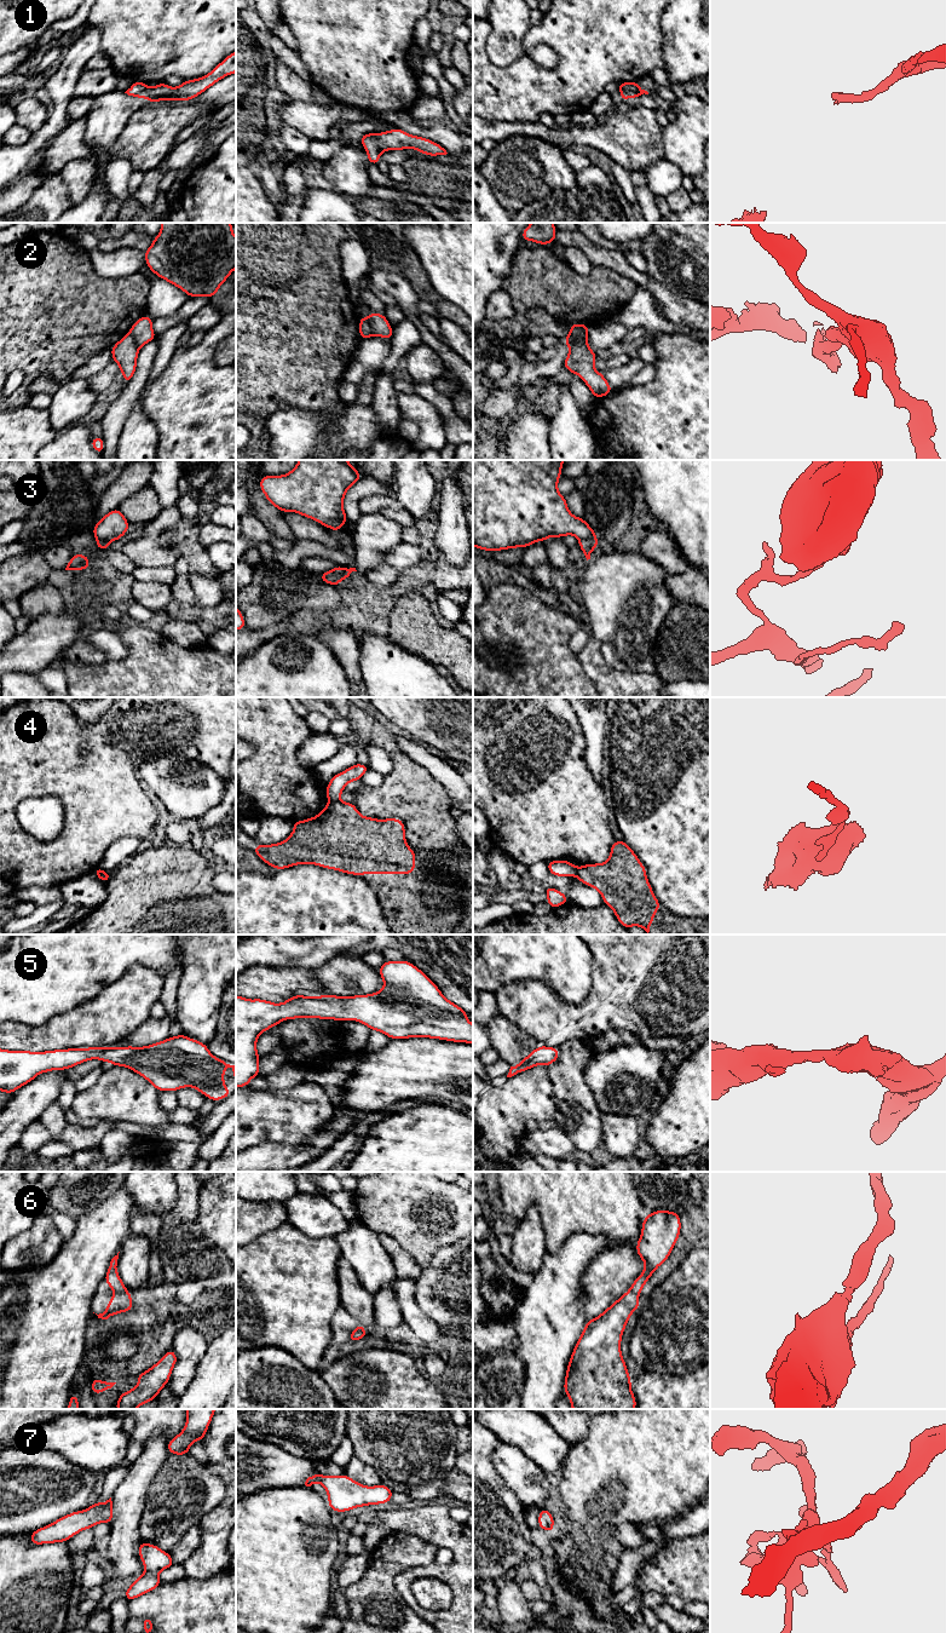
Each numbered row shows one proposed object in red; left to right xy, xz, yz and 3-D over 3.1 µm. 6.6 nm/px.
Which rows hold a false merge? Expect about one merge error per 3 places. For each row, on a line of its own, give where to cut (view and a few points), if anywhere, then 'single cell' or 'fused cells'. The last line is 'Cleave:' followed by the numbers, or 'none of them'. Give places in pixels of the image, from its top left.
1: cut in xz along (376, 133), (376, 144), (381, 151); fused cells
2: cut in yz along (586, 335), (577, 339), (570, 349); fused cells
3: cut in yz along (595, 536), (580, 540); fused cells
4: cut in xz along (339, 799), (330, 803); fused cells
5: no cut; single cell
6: no cut; single cell
7: no cut; single cell
Cleave: 1, 2, 3, 4

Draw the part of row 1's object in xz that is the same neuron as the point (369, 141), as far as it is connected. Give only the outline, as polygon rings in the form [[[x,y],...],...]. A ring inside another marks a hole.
[[[365,133],[360,136],[359,139],[369,157],[368,162],[377,165],[381,155],[381,150],[377,145],[377,133]]]

